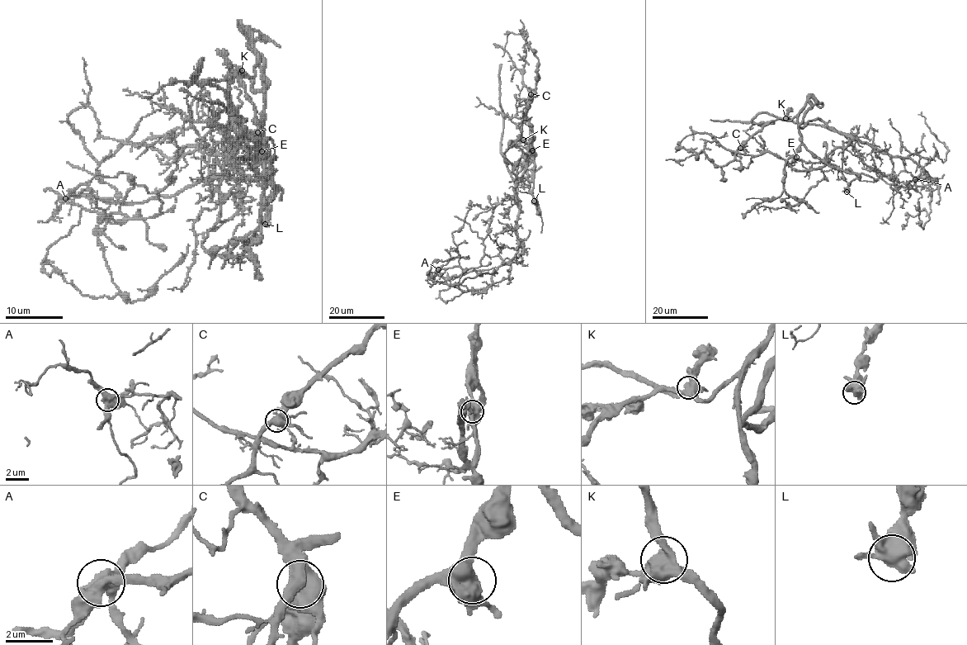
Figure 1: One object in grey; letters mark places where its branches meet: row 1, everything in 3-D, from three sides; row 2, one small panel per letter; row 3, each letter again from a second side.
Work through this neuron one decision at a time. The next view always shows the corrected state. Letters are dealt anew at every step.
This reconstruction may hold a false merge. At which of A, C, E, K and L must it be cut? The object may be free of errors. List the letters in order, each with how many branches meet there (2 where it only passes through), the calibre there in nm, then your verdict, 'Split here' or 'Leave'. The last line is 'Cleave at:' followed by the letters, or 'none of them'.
A: Branches: 4. Thickness 550 nm. Split here
C: Branches: 4. Thickness 550 nm. Leave
E: Branches: 4. Thickness 600 nm. Leave
K: Branches: 4. Thickness 550 nm. Leave
L: Branches: 4. Thickness 500 nm. Leave
Cleave at: A

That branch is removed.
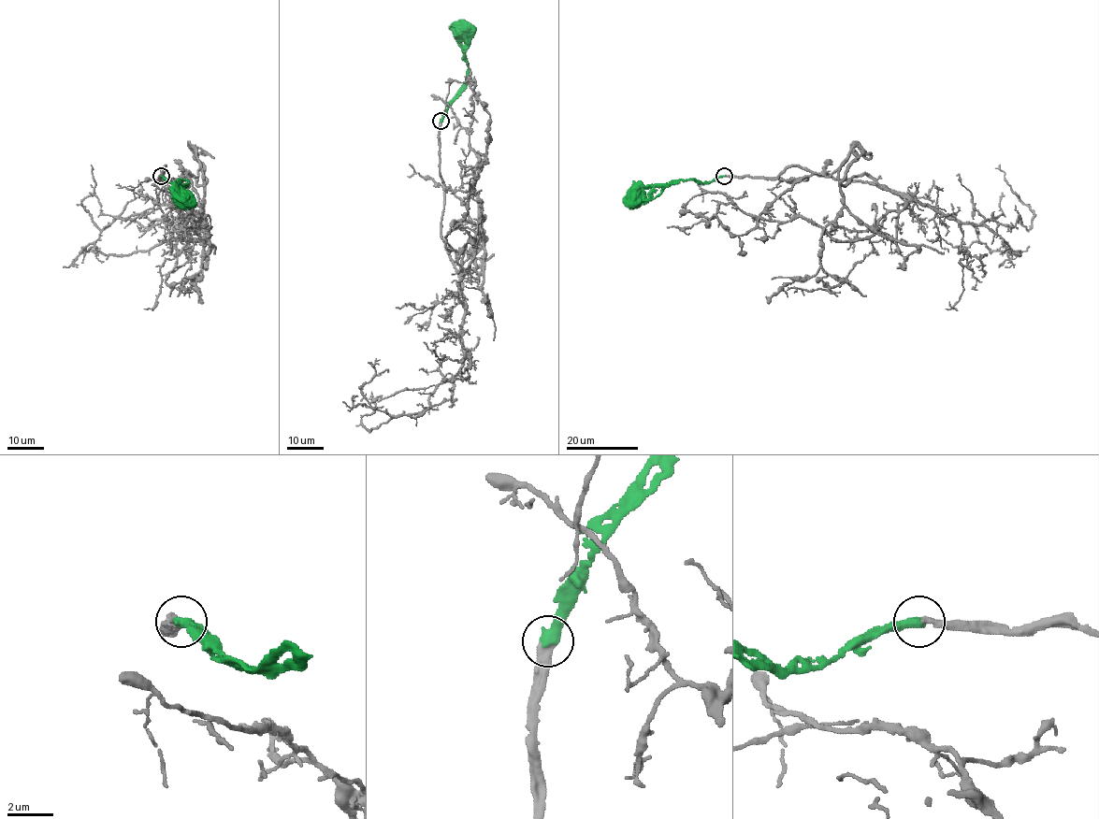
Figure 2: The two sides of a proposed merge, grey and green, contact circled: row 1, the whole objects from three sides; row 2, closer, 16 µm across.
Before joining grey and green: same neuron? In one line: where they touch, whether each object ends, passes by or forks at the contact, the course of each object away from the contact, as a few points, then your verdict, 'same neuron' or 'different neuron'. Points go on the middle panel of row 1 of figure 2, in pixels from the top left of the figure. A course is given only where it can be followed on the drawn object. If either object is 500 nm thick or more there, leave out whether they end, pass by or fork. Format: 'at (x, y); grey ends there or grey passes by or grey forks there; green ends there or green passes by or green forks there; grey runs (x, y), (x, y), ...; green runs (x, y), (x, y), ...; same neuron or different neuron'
at (441, 121); grey runs (441, 122), (441, 238), (459, 276), (463, 366), (427, 408), (368, 430), (371, 392); green runs (441, 122), (443, 111), (463, 88), (468, 70), (464, 47), (458, 35), (462, 30); same neuron

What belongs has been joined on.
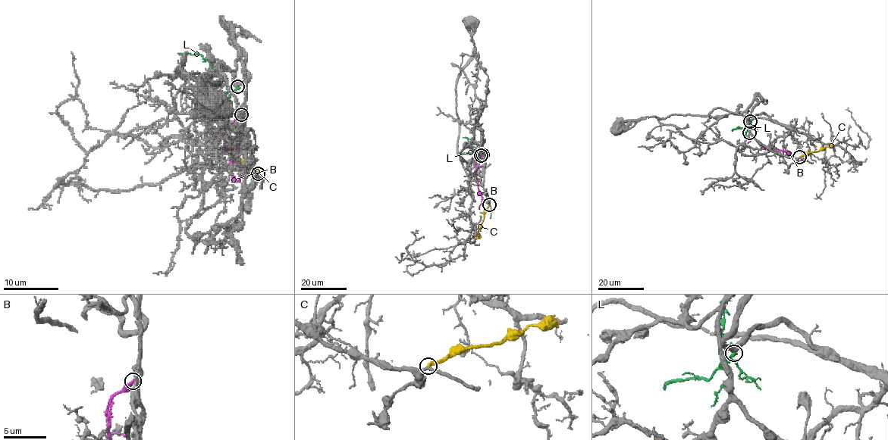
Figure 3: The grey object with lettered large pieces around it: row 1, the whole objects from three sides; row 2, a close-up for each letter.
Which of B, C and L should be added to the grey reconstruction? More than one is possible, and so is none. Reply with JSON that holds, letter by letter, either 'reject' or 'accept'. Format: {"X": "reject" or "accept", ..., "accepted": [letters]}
{"B": "reject", "C": "accept", "L": "reject", "accepted": ["C"]}

